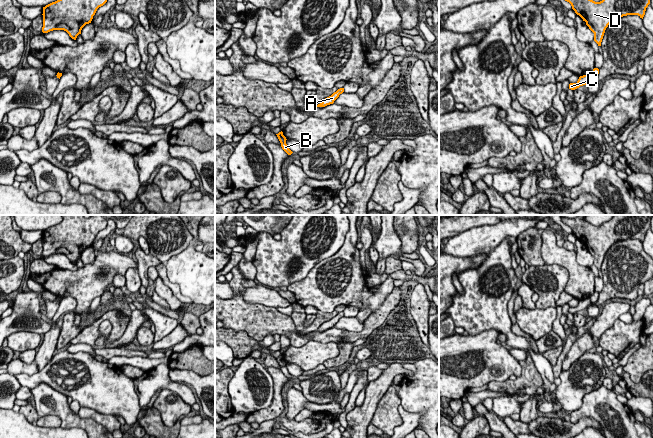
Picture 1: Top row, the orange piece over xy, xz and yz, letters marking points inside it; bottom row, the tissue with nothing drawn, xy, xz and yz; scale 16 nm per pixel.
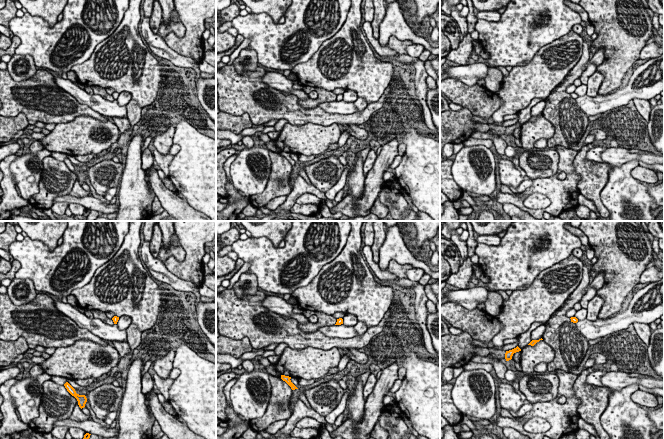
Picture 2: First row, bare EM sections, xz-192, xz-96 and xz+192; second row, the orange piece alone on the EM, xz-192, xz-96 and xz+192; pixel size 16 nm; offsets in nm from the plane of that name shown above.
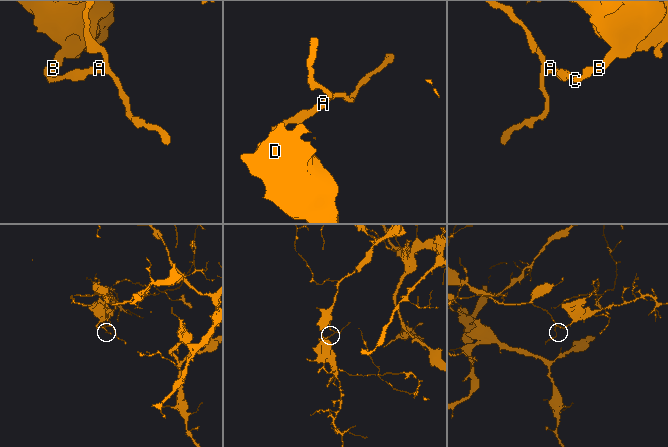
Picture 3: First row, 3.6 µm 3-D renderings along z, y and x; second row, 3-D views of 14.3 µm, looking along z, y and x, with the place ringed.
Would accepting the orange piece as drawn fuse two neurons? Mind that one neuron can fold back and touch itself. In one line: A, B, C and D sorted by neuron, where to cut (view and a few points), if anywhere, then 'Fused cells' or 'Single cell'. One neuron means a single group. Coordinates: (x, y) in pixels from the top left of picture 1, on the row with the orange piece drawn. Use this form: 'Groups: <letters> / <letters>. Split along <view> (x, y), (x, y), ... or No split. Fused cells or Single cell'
Groups: A C / B D. Split along xz (285, 141), (281, 143). Fused cells

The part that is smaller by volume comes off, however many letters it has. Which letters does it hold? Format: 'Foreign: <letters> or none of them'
Foreign: B, D

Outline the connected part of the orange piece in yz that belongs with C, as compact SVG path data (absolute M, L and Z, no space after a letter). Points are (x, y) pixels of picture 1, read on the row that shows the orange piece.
M590 73L580 76L576 83L569 84L569 89L575 90L575 89L579 88L580 86L587 85L587 83L590 81L590 79L591 79Z

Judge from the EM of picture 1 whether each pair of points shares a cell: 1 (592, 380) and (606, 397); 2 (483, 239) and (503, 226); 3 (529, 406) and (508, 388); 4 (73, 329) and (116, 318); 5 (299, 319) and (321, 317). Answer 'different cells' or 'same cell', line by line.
1: different cells
2: same cell
3: different cells
4: different cells
5: same cell

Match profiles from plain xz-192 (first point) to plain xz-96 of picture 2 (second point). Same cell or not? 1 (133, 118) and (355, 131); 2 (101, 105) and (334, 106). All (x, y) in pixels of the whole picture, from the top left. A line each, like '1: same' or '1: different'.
1: different
2: same

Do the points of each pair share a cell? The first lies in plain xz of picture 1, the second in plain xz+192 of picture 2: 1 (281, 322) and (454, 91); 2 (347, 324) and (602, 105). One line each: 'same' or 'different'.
1: same
2: same

